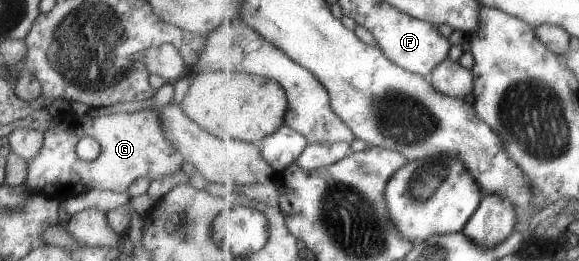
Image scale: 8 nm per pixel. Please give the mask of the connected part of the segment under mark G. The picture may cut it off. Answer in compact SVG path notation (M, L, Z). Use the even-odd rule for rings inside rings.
M154 109L134 113L117 113L92 119L79 115L73 117L65 113L56 116L51 122L49 130L44 134L41 152L31 162L28 162L27 180L24 186L27 186L33 194L43 194L47 198L60 202L90 190L122 193L136 178L147 178L151 183L153 179L160 180L167 175L175 174L181 170L183 161L183 155L179 153L179 150L175 150L171 142L165 138L159 114ZM85 136L91 136L100 145L100 154L95 160L81 159L75 152L77 142Z

